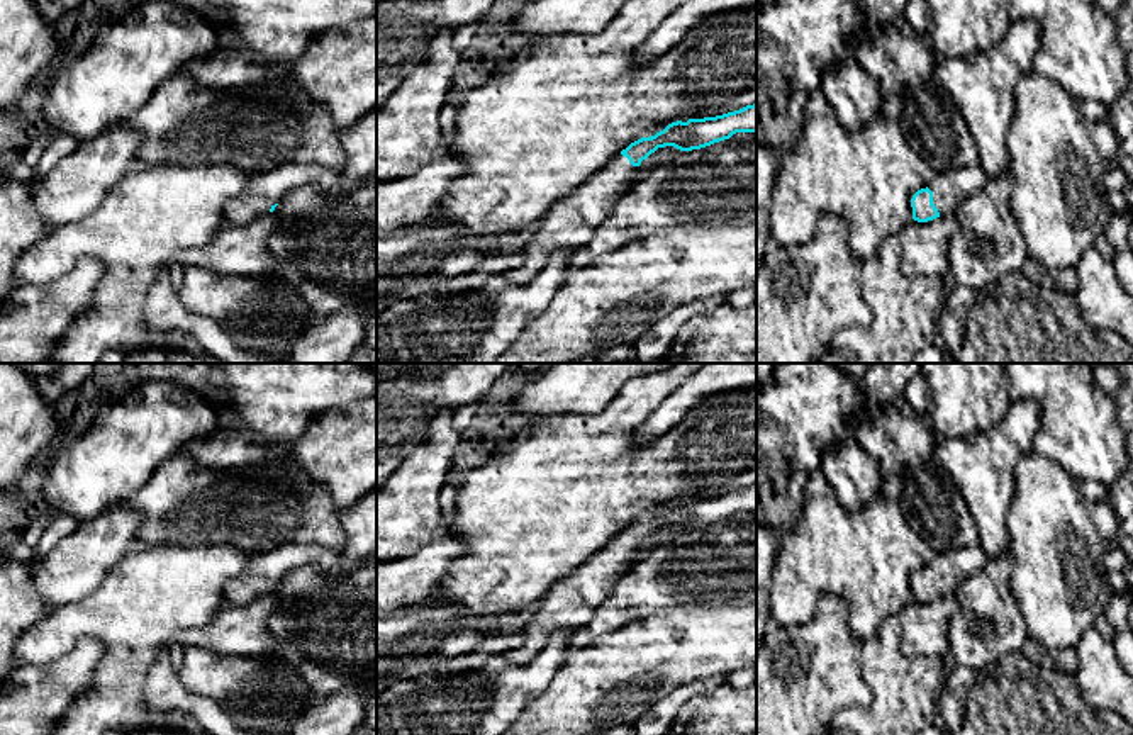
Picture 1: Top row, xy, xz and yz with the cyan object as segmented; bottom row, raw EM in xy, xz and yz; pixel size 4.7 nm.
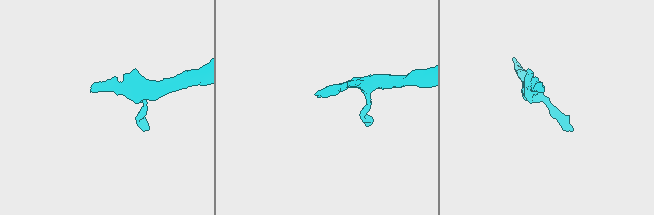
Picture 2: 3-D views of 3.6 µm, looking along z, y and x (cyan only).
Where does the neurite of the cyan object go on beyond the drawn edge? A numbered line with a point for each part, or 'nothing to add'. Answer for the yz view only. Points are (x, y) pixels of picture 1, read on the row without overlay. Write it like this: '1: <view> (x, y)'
1: yz (948, 569)

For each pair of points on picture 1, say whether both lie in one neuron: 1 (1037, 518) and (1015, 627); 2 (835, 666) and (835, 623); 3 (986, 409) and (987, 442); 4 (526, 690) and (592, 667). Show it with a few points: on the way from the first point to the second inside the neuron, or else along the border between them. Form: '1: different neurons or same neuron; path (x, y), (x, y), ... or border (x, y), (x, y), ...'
1: different neurons; border (1011, 594), (1030, 637)
2: same neuron; path (835, 656), (835, 634)
3: different neurons; border (993, 425), (948, 438)
4: different neurons; border (570, 650), (552, 683), (523, 710)

